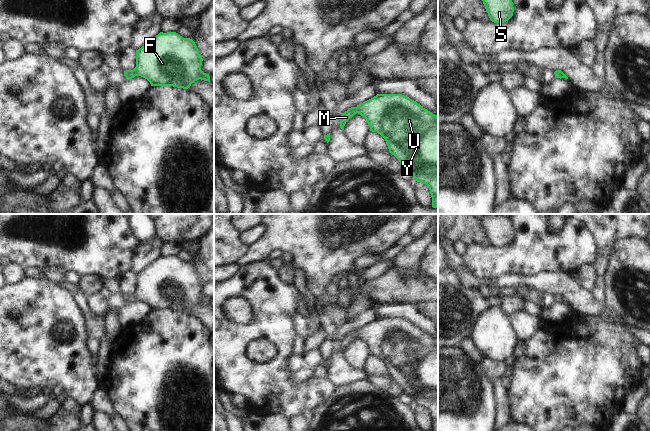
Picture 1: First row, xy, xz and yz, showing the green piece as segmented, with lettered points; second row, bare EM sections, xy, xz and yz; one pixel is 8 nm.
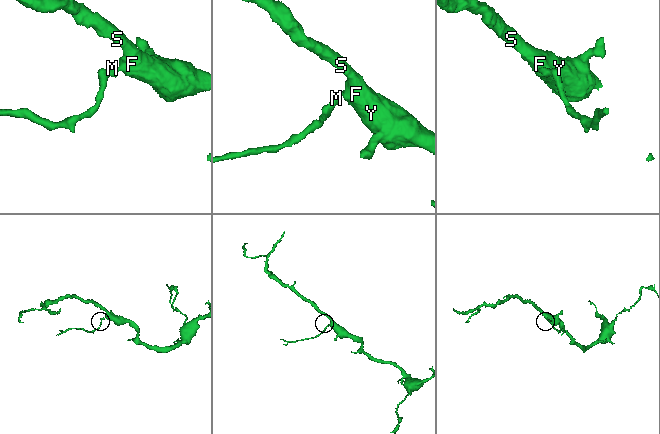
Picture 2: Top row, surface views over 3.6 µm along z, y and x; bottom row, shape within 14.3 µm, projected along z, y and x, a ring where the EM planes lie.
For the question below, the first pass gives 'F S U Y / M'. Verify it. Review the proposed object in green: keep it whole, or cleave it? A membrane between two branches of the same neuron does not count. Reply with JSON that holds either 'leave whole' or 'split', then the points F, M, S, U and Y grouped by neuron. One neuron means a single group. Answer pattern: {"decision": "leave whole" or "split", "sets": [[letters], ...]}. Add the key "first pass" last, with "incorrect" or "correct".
{"decision": "leave whole", "sets": [["F", "M", "S", "U", "Y"]], "first pass": "incorrect"}

